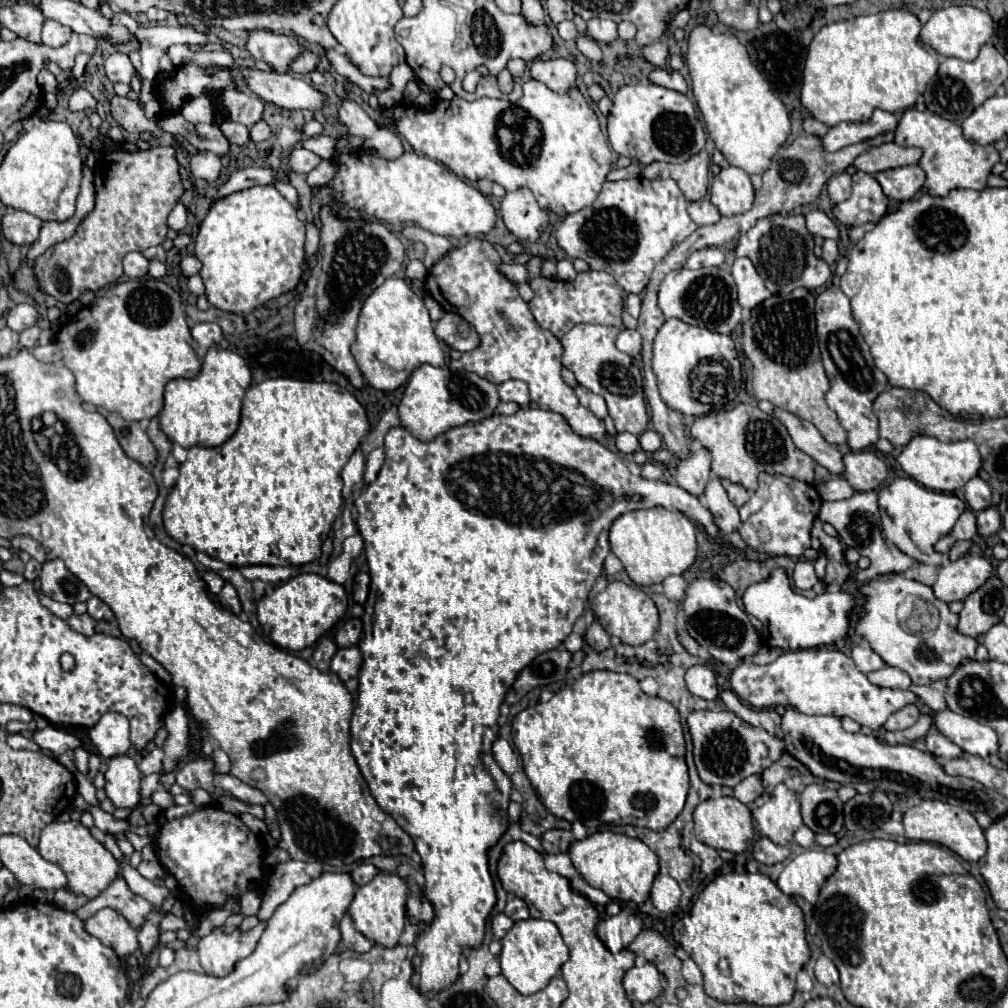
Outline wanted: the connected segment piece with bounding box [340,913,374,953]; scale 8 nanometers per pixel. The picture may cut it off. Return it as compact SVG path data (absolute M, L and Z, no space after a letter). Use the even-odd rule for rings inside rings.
M350 913L344 915L344 919L340 921L340 931L342 931L342 941L356 953L366 953L370 951L370 947L374 945L368 937L364 937L352 923L352 917Z

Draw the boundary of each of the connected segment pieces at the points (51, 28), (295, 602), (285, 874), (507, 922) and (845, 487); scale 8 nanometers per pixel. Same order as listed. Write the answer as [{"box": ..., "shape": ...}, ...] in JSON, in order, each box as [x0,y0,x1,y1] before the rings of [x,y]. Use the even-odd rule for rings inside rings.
[{"box":[42,19,72,47],"shape":[[[46,19],[44,27],[42,27],[42,43],[48,47],[60,47],[60,45],[68,43],[70,33],[72,33],[72,29],[68,29],[66,25],[60,25],[52,19]]]},{"box":[258,575,348,651],"shape":[[[296,575],[286,583],[278,585],[270,595],[258,603],[258,621],[262,631],[282,649],[302,651],[304,647],[316,643],[346,611],[348,597],[342,585],[328,581],[322,575]]]},{"box":[256,861,312,921],"shape":[[[286,861],[274,867],[272,875],[266,881],[266,891],[264,891],[264,901],[256,913],[258,921],[268,921],[274,913],[274,909],[278,905],[282,905],[290,893],[300,887],[306,885],[308,881],[312,881],[306,871],[304,871],[306,863],[304,861]]]},{"box":[492,913,514,939],"shape":[[[498,913],[494,919],[492,919],[492,933],[496,939],[502,939],[506,935],[506,931],[514,925],[514,921],[510,917],[506,917],[504,913]]]},{"box":[814,477,854,501],"shape":[[[832,477],[828,481],[822,481],[822,483],[816,483],[814,485],[816,491],[820,493],[820,497],[824,501],[838,501],[838,499],[848,499],[854,489],[848,485],[848,481],[844,477]]]}]

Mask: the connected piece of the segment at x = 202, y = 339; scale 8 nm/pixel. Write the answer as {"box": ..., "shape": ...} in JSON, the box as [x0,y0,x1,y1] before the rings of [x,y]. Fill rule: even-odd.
{"box":[192,323,222,357],"shape":[[[196,323],[192,327],[192,339],[194,351],[204,357],[212,345],[218,345],[222,341],[222,329],[218,323]]]}

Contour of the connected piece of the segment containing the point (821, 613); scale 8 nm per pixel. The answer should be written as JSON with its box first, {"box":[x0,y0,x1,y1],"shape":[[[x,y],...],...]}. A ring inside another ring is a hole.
{"box":[744,567,856,651],"shape":[[[778,567],[770,573],[768,579],[750,585],[744,591],[744,609],[758,617],[764,625],[764,643],[770,647],[778,647],[784,651],[810,649],[820,645],[834,645],[848,635],[850,629],[850,611],[856,599],[846,591],[836,593],[820,593],[814,599],[808,599],[796,591],[792,591],[786,569]]]}

